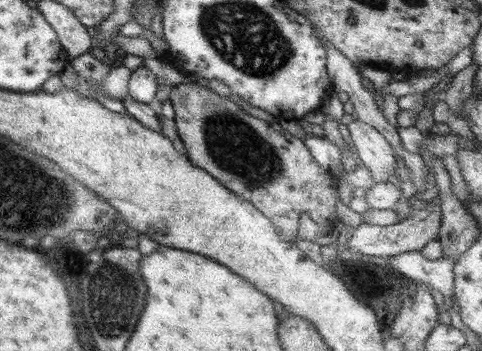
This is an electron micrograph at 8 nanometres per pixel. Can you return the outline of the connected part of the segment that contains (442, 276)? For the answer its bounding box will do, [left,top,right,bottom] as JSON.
[390,251,455,307]

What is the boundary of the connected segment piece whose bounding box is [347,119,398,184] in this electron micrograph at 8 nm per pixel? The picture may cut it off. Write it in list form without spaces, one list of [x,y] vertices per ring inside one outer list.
[[[360,119],[350,122],[347,128],[359,159],[370,169],[374,184],[389,182],[388,178],[394,174],[398,178],[395,173],[396,152],[378,130],[360,122]]]

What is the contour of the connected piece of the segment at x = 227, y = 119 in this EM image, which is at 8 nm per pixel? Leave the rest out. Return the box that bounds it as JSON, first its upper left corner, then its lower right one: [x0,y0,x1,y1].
[169,82,338,240]

